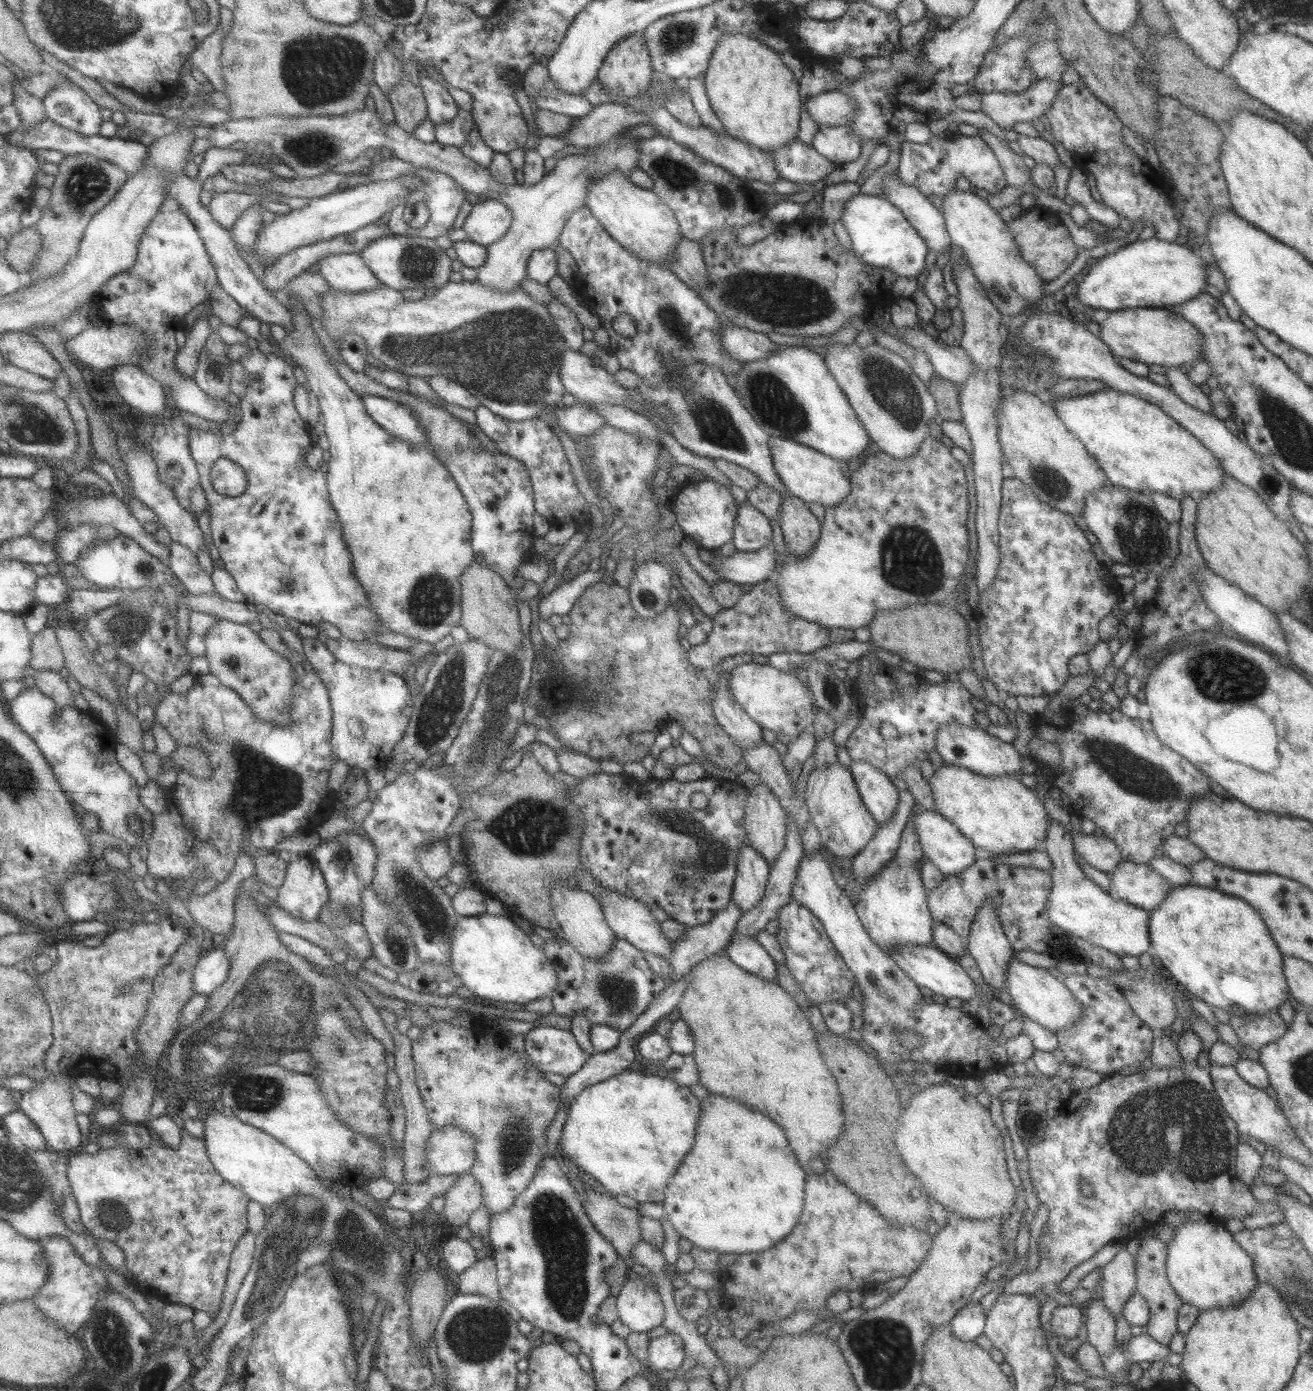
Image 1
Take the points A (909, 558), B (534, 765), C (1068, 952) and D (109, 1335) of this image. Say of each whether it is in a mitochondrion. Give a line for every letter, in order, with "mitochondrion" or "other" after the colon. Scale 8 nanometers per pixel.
A: mitochondrion
B: other
C: other
D: mitochondrion

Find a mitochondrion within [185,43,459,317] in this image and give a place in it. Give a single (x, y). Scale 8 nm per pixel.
(311, 148)

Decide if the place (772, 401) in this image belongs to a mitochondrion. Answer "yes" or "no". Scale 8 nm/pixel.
yes

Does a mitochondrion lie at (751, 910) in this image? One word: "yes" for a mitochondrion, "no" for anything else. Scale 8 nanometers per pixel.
no

